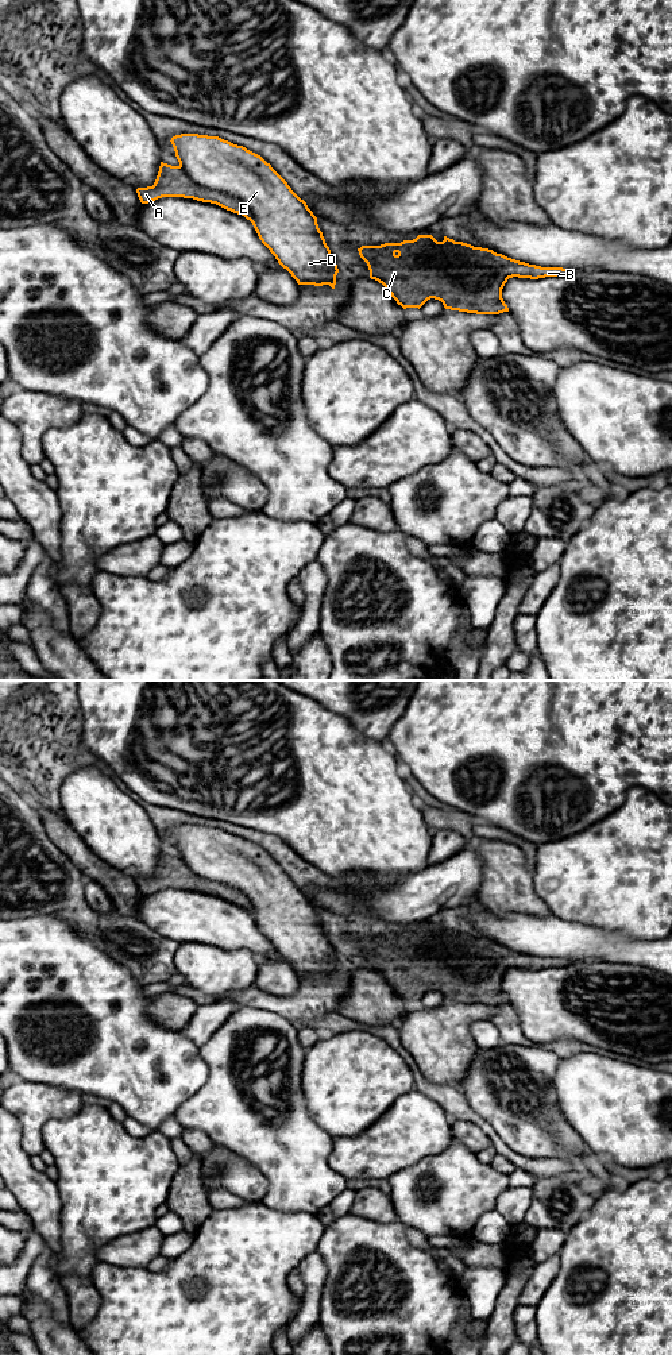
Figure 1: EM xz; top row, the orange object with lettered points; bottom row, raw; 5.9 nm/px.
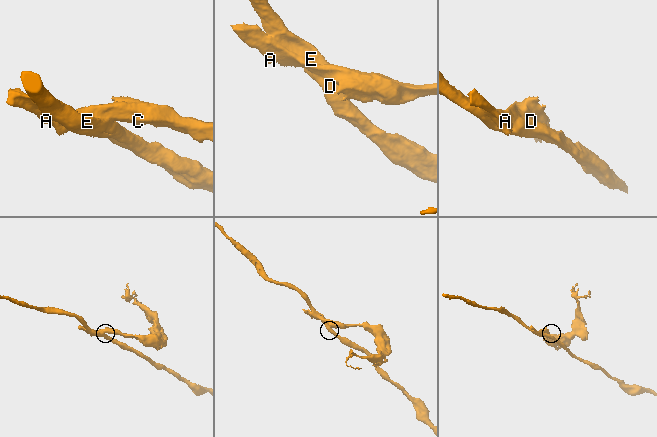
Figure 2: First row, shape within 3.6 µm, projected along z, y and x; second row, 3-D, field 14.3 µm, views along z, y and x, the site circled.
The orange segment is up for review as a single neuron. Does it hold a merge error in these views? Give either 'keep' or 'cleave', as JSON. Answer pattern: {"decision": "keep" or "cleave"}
{"decision": "cleave"}

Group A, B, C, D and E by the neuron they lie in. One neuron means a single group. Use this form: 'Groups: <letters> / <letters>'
Groups: A B C / D E

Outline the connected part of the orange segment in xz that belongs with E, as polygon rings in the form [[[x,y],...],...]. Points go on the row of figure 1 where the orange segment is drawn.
[[[181,134],[171,138],[179,167],[197,185],[242,198],[252,213],[262,243],[298,285],[329,285],[335,289],[337,265],[318,228],[317,217],[260,155],[219,136]]]

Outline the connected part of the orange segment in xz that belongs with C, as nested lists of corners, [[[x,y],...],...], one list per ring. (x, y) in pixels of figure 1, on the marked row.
[[[418,235],[413,240],[401,243],[362,246],[358,251],[368,266],[370,278],[382,283],[403,309],[420,309],[428,300],[435,298],[441,301],[445,309],[499,314],[509,312],[502,298],[502,289],[509,278],[538,279],[572,273],[569,269],[541,267],[520,262],[493,250],[455,242],[447,236],[443,242],[437,242],[432,235]]]

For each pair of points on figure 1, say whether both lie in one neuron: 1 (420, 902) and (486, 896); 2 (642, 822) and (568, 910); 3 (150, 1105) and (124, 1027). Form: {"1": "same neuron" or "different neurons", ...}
{"1": "different neurons", "2": "same neuron", "3": "same neuron"}

